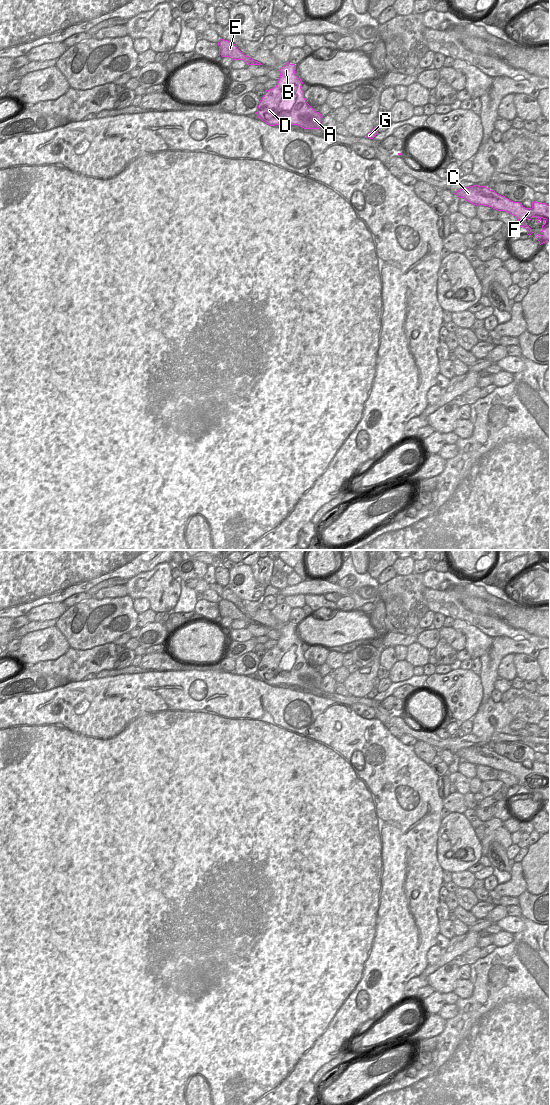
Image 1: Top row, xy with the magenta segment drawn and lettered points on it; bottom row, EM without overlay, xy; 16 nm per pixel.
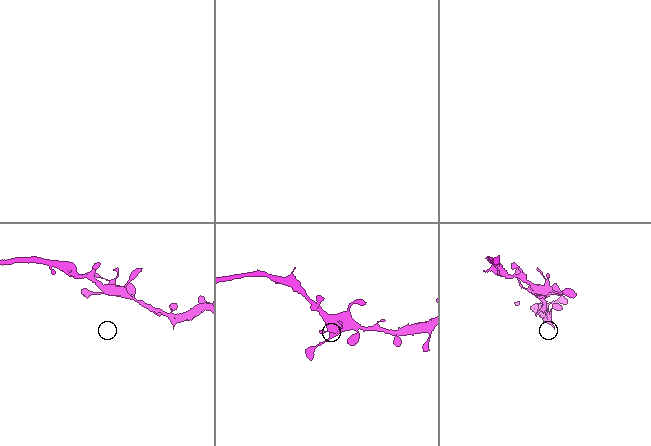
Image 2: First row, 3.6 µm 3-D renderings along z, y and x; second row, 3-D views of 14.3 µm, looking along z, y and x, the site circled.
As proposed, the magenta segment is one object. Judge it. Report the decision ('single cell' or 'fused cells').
single cell

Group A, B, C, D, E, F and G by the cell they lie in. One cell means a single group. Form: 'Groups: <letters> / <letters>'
Groups: A B C D E F G

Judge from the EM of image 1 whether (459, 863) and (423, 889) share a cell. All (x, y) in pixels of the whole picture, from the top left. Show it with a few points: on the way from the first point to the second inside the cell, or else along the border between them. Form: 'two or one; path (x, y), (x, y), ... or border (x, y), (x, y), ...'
two; border (437, 847), (437, 862), (444, 870)

